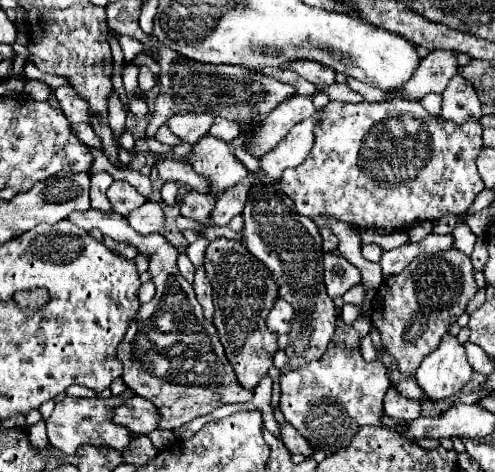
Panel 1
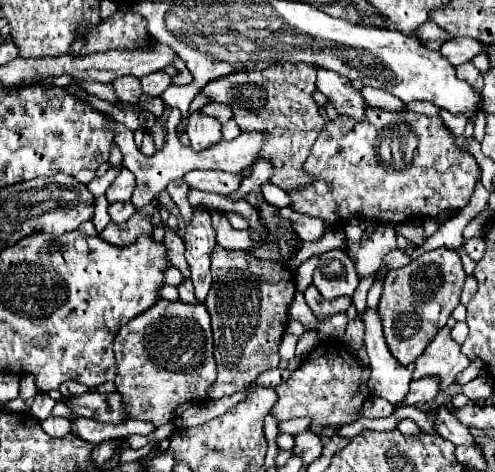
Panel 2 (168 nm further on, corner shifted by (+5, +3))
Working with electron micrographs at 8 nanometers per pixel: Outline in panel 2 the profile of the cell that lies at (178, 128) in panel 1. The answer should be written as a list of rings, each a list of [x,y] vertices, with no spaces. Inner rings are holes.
[[[211,102],[211,104],[207,104],[207,106],[203,108],[203,112],[207,112],[207,114],[213,116],[213,118],[217,118],[219,122],[227,122],[227,120],[233,118],[233,110],[231,110],[231,106],[227,106],[227,104]]]

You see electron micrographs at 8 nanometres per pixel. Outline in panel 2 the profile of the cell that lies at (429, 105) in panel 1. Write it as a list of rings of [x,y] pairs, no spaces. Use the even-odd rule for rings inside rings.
[[[441,110],[441,118],[451,128],[451,132],[455,132],[457,136],[463,136],[463,130],[465,130],[467,120],[463,120],[461,116],[451,116],[447,110]]]

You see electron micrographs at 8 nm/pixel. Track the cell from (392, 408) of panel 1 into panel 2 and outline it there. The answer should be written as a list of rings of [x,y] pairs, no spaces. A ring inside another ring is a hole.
[[[427,376],[421,380],[411,382],[411,390],[407,394],[407,400],[403,400],[403,406],[415,406],[415,404],[429,404],[439,394],[441,380],[437,376]]]

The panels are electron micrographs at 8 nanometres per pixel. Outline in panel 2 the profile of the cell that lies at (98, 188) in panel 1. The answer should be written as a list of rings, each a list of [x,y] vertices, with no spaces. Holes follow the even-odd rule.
[[[99,196],[97,198],[97,204],[95,204],[95,216],[93,216],[93,224],[95,224],[95,230],[97,234],[101,234],[105,230],[105,226],[109,224],[109,216],[107,216],[107,198],[105,196]]]

